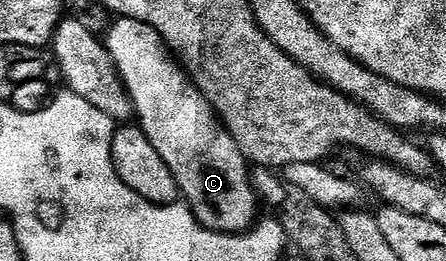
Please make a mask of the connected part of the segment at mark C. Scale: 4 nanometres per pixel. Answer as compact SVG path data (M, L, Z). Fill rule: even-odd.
M117 17L115 21L108 30L108 38L106 37L108 55L114 60L116 71L124 82L124 89L128 91L140 129L146 132L150 144L158 148L158 156L166 160L166 168L174 172L188 209L207 230L219 234L243 234L251 230L258 218L258 199L256 189L252 186L248 159L242 156L238 144L234 144L230 132L216 117L216 111L212 109L204 93L192 83L184 67L164 45L162 36L158 36L158 32L150 28L150 24L142 24L142 20Z

